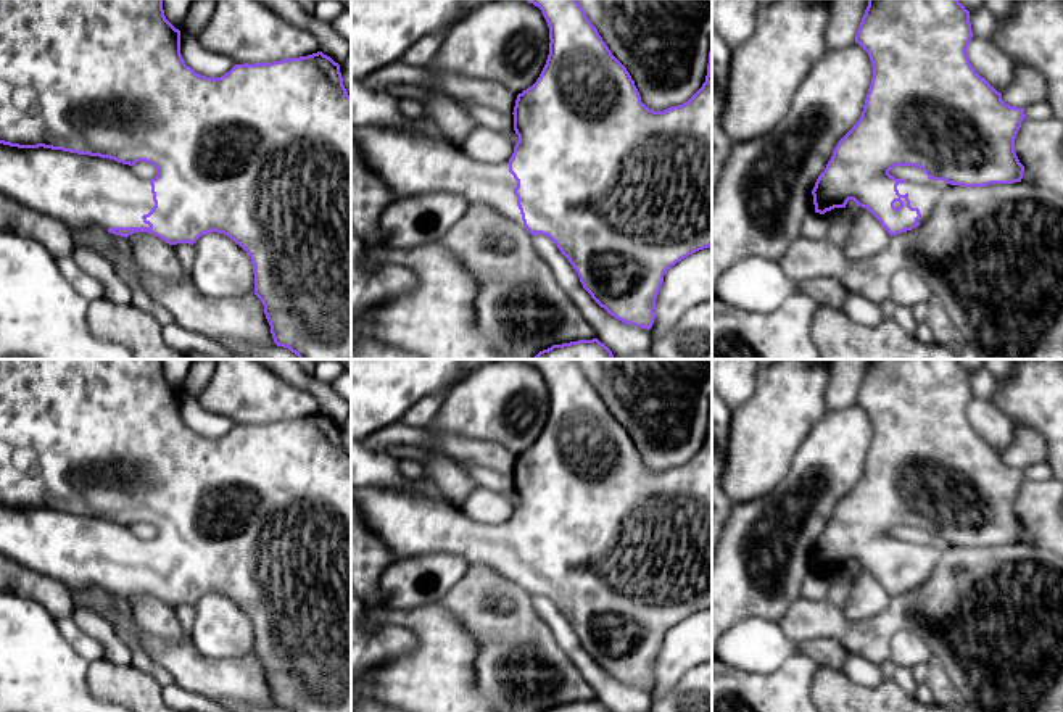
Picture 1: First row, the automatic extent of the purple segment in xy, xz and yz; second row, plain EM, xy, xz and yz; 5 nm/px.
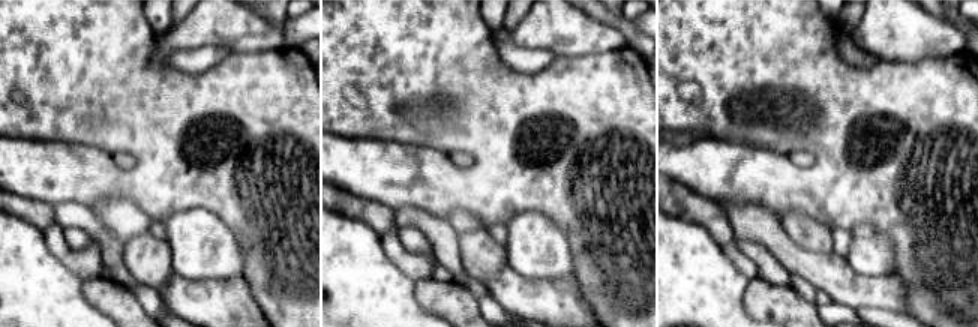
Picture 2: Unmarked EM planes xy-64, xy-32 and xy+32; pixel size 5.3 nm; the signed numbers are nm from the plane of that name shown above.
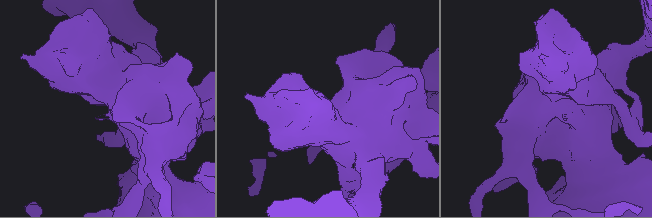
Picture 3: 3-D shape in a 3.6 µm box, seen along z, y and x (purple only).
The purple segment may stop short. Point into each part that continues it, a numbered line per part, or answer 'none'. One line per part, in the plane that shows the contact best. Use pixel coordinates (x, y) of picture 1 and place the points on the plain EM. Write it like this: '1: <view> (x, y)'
1: xy (76, 550)

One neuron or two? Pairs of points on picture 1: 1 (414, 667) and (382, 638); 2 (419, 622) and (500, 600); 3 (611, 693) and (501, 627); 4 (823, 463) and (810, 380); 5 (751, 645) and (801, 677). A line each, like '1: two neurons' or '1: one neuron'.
1: two neurons
2: two neurons
3: two neurons
4: two neurons
5: two neurons

